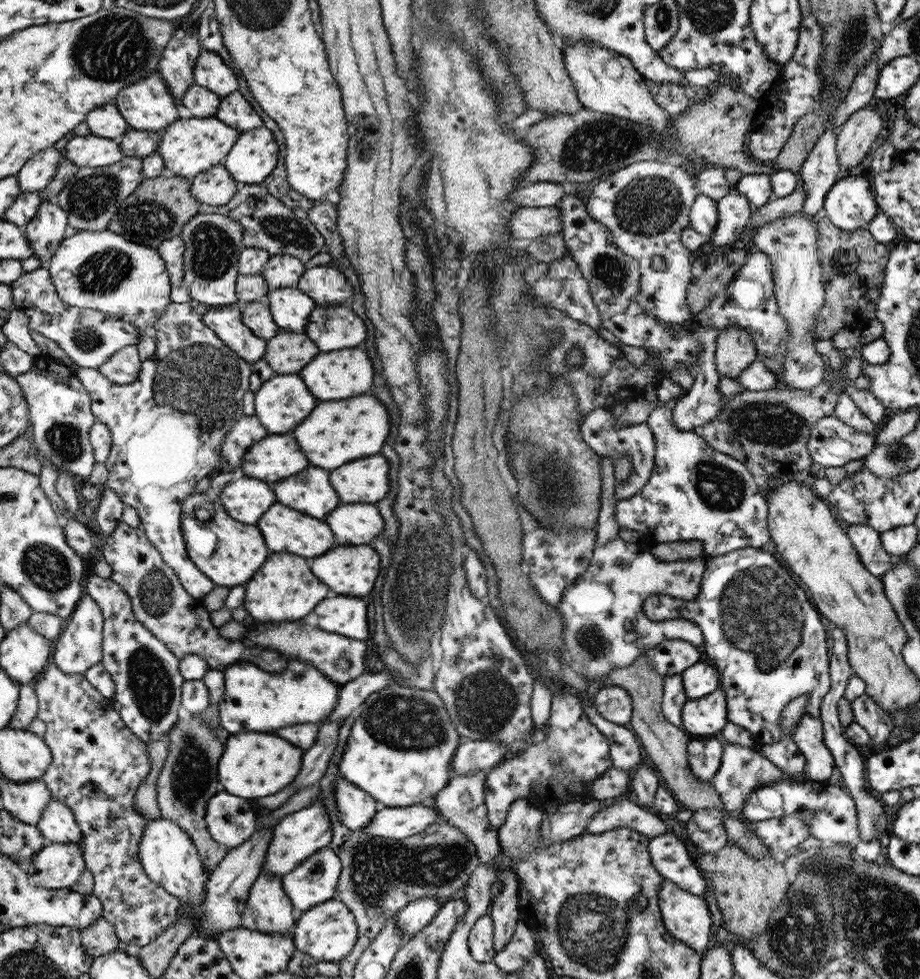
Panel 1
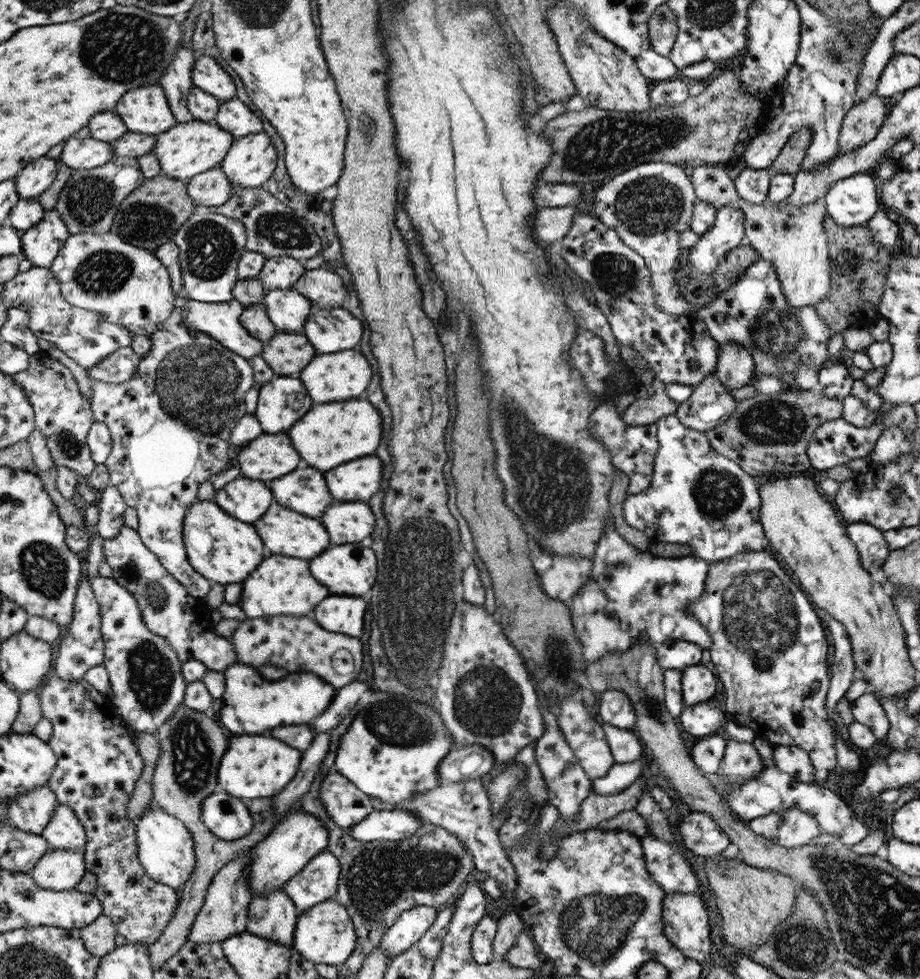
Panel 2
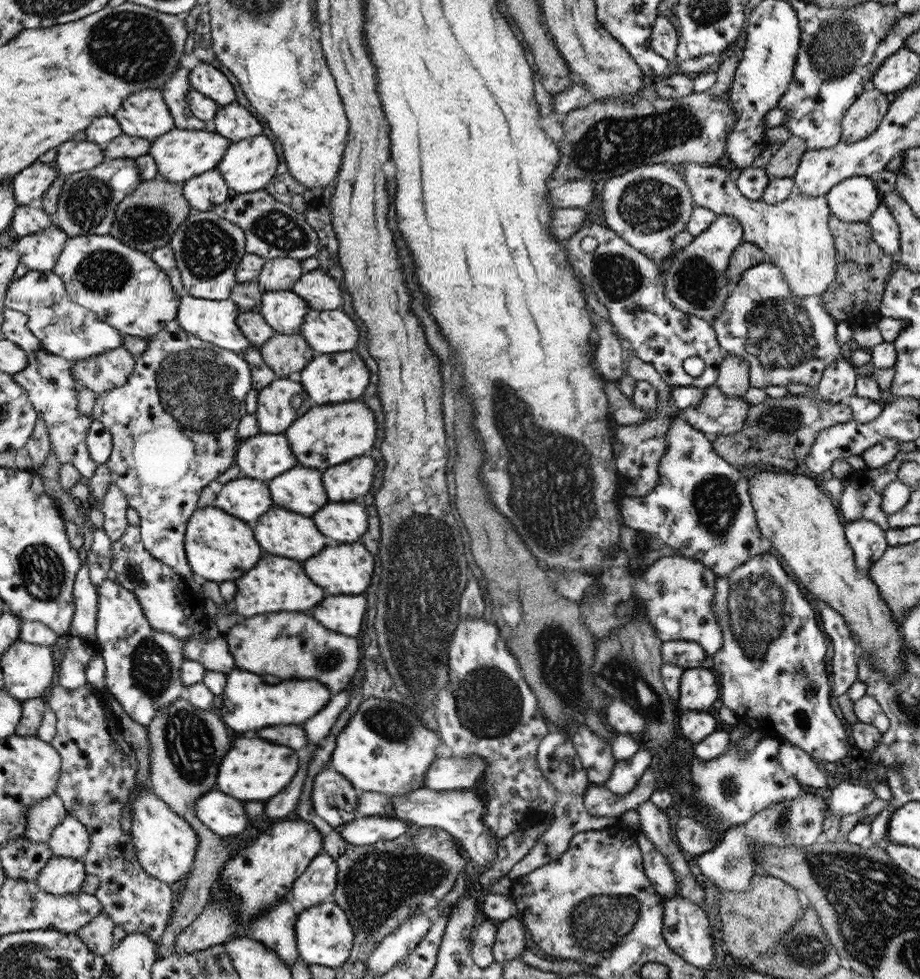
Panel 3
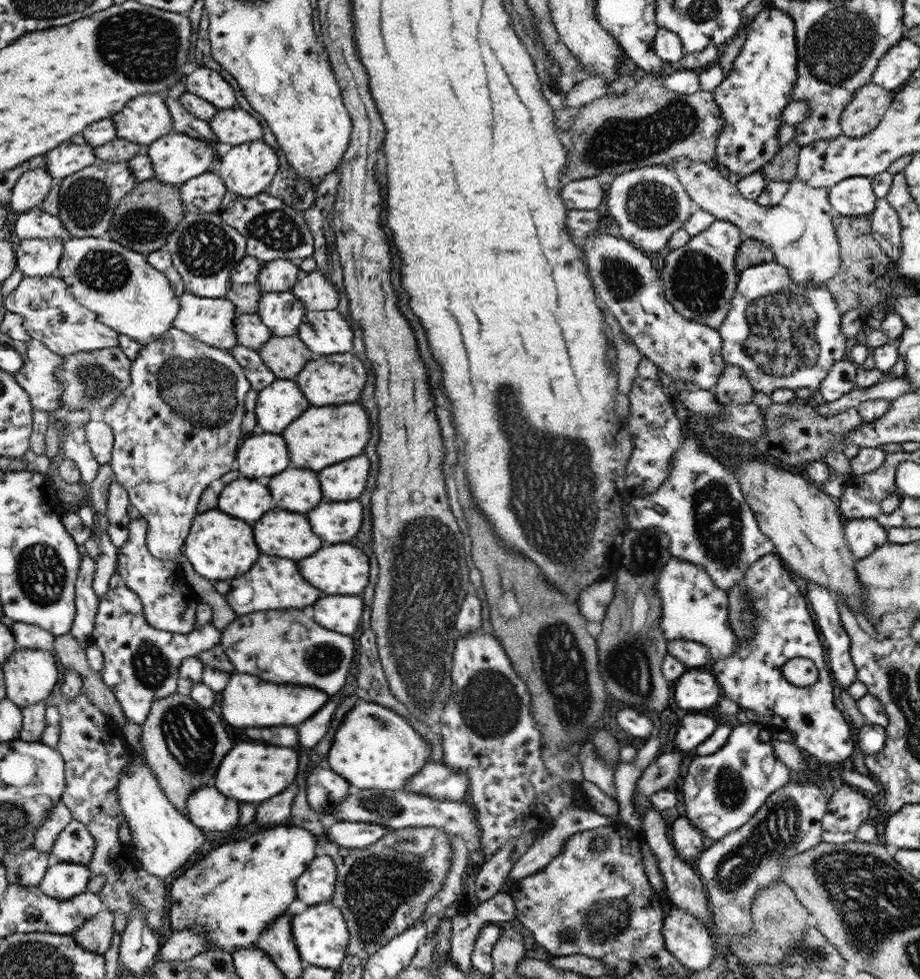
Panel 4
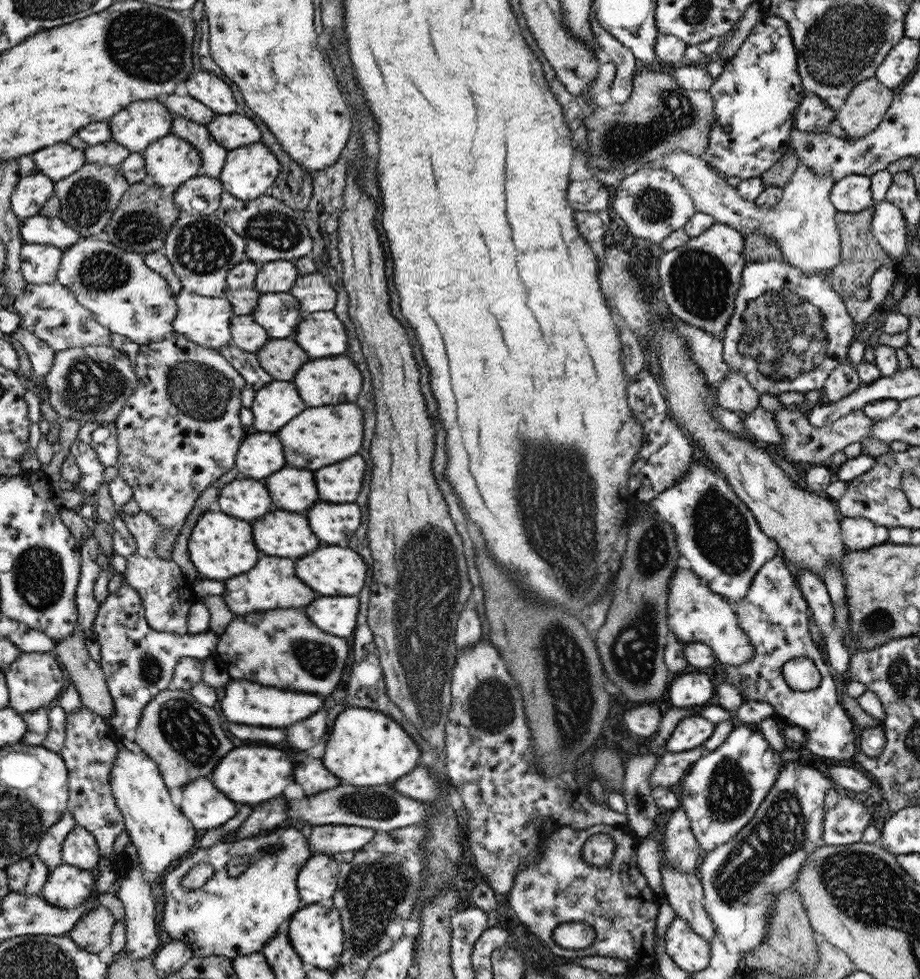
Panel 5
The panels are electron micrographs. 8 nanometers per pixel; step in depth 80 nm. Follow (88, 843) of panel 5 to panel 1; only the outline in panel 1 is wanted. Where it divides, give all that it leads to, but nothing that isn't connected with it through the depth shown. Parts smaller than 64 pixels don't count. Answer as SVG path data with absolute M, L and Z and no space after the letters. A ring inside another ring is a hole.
M53 798L42 811L42 820L36 825L46 842L80 843L82 833L76 815L66 803Z

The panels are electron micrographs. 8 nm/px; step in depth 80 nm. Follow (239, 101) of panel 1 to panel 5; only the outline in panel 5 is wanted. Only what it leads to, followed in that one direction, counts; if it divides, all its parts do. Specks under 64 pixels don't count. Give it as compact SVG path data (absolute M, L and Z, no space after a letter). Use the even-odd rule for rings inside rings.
M242 110L217 115L206 129L227 151L261 142L261 124Z

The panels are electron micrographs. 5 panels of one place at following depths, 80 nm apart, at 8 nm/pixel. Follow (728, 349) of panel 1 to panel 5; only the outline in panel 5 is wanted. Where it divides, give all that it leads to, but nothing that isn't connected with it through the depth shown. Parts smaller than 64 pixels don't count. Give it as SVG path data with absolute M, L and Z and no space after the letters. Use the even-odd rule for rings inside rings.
M732 370L714 391L720 406L738 414L748 414L756 409L761 396L744 375Z

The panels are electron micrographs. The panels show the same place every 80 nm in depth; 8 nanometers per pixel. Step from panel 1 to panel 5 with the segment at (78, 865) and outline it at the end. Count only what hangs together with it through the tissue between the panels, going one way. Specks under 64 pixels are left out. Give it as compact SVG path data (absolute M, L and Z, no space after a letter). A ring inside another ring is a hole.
M61 864L48 872L41 897L58 908L77 908L94 894L96 873L78 866Z

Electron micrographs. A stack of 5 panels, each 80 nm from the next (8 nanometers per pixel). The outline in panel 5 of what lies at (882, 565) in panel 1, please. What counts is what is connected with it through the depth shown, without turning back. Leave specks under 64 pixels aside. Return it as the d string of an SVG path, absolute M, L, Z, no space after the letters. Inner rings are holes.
M844 517L839 523L843 543L850 550L866 550L888 541L889 529L867 518Z

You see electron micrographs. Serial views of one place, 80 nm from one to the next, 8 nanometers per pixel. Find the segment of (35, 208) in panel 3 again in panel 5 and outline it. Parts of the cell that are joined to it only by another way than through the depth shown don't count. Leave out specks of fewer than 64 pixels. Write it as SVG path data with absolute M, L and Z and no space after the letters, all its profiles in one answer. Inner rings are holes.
M38 213L21 222L24 243L47 244L65 251L83 239L77 230L71 229L59 216L46 218Z

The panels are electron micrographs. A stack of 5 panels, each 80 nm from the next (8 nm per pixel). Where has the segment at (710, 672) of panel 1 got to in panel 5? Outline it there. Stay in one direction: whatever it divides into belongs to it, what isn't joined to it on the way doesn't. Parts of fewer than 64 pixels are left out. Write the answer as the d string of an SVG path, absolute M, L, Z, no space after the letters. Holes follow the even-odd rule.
M690 672L675 677L669 686L670 704L678 708L701 708L714 696L714 684L705 673Z

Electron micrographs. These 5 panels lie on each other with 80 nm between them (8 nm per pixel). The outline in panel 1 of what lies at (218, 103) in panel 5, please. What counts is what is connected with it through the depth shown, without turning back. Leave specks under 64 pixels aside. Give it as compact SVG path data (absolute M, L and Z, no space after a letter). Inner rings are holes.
M201 50L193 78L198 86L214 91L220 97L229 96L238 88L238 78L222 57L211 50Z

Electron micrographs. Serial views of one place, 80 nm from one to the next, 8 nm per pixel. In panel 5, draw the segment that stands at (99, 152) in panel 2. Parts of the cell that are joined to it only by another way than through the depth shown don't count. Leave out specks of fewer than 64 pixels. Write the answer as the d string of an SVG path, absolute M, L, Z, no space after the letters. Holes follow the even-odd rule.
M67 142L37 150L31 157L37 163L36 172L45 174L55 182L76 173L87 163L85 151L76 149Z

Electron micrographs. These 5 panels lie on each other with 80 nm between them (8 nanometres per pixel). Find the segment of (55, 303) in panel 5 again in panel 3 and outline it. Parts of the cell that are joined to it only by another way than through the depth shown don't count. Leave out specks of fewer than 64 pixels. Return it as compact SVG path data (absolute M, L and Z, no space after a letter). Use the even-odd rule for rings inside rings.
M30 270L24 276L12 280L7 288L4 303L10 310L16 310L28 316L27 328L38 338L43 349L68 359L71 363L94 358L98 354L104 354L125 345L124 332L102 321L94 311L74 302L67 293L61 275L53 271Z

